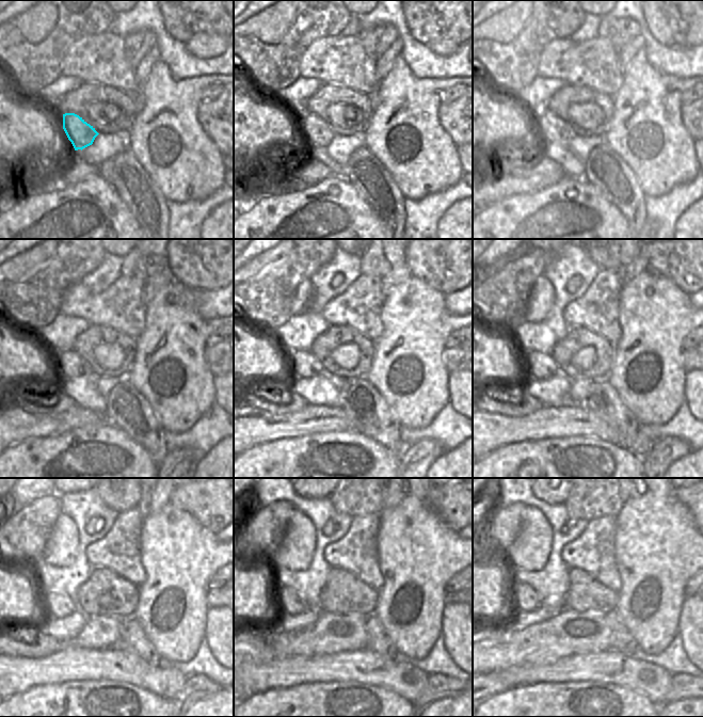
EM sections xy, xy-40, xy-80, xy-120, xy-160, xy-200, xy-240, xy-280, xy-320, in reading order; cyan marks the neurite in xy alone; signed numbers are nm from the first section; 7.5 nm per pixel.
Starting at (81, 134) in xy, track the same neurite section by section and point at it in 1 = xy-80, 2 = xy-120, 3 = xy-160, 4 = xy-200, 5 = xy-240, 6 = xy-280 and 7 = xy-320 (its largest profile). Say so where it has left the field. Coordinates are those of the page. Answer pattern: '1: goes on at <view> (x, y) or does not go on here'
1: goes on at xy-80 (552, 129)
2: goes on at xy-120 (70, 365)
3: goes on at xy-160 (304, 364)
4: goes on at xy-200 (541, 366)
5: goes on at xy-240 (59, 605)
6: goes on at xy-280 (290, 602)
7: goes on at xy-320 (525, 598)

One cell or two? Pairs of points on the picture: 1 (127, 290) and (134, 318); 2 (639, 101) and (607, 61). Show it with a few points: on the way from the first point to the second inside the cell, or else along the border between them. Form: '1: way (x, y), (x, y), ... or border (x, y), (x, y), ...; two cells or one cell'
1: way (127, 297), (128, 312); one cell
2: border (624, 75), (622, 85), (613, 96); two cells

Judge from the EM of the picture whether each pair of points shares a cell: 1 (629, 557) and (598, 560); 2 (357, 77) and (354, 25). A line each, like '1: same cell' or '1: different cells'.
1: different cells
2: different cells

